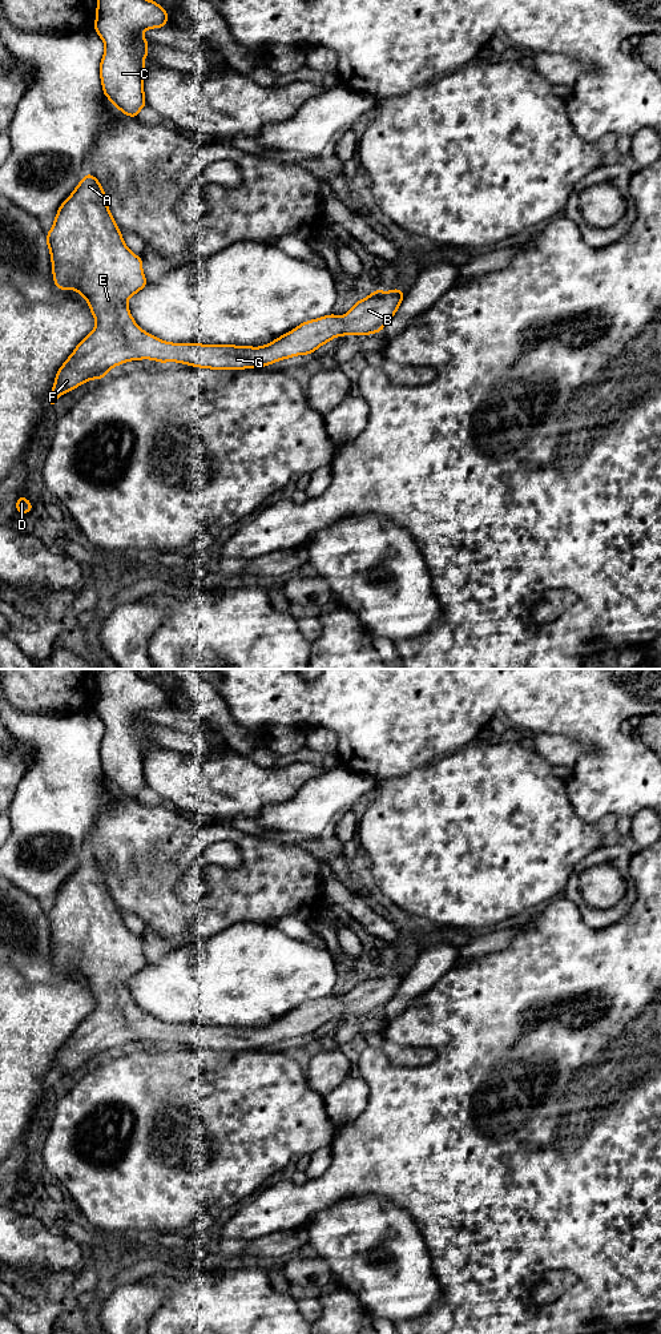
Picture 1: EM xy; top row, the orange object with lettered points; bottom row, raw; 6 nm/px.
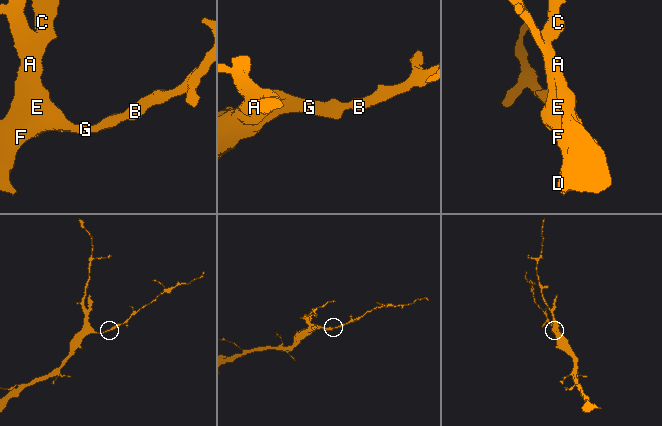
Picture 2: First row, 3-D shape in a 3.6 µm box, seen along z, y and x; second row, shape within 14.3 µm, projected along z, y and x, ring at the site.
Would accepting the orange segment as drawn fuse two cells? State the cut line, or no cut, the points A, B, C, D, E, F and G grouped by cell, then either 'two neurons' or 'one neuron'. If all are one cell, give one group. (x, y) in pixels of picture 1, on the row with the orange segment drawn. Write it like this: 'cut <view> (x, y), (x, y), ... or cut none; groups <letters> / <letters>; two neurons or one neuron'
cut none; groups A B C D E F G; one neuron

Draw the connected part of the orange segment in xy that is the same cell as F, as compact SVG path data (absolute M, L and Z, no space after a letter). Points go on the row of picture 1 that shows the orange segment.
M86 173L74 192L61 203L53 226L47 234L47 245L51 251L56 287L73 289L81 294L96 319L94 330L77 344L59 368L52 387L51 404L55 404L60 395L77 388L89 379L100 380L114 366L129 360L152 359L164 364L173 360L201 368L242 370L259 368L295 355L313 354L335 336L380 333L399 309L406 294L399 289L388 293L378 289L367 298L359 299L342 318L330 314L303 322L290 333L261 347L170 343L145 333L129 313L128 299L148 283L142 273L142 258L133 254L125 245L121 230L109 211L105 192L94 176Z

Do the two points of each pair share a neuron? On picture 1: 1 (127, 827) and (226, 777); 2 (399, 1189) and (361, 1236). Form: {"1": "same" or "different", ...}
{"1": "different", "2": "different"}

